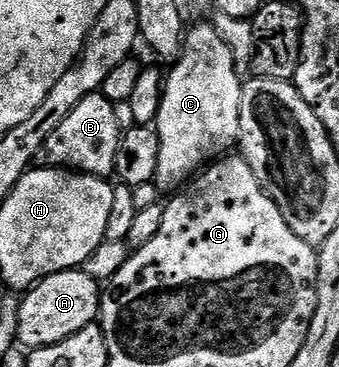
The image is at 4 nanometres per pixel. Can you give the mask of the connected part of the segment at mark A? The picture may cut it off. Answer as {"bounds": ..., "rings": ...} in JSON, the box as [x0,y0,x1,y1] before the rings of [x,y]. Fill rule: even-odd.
{"bounds":[16,270,101,350],"rings":[[[82,270],[50,274],[39,284],[27,289],[26,295],[21,299],[18,330],[16,331],[17,341],[21,345],[24,343],[25,349],[31,350],[42,346],[54,346],[54,342],[62,342],[62,338],[70,338],[70,334],[78,334],[78,330],[82,330],[87,324],[97,323],[101,295],[101,281],[90,278],[90,274],[86,274]]]}

